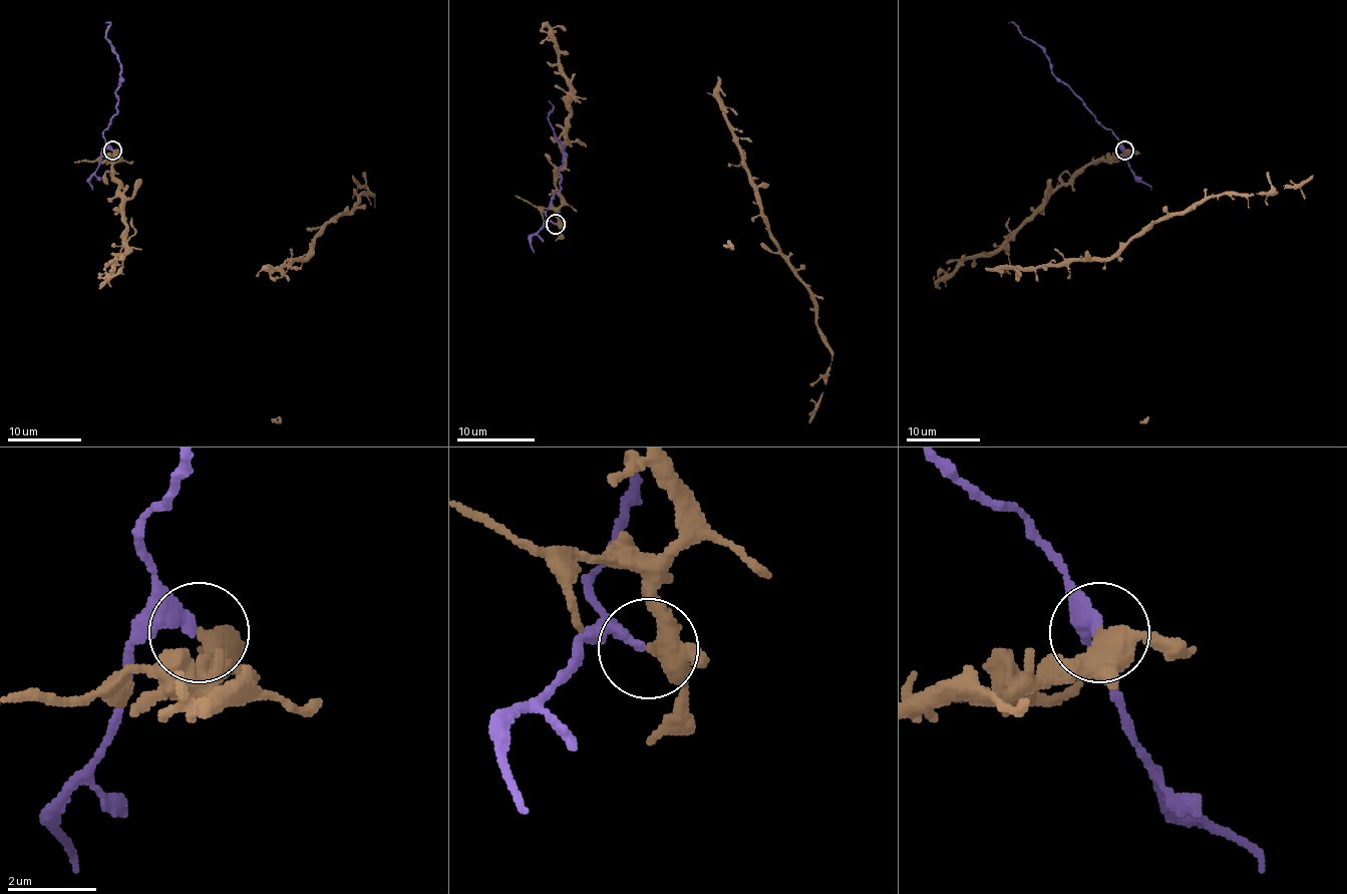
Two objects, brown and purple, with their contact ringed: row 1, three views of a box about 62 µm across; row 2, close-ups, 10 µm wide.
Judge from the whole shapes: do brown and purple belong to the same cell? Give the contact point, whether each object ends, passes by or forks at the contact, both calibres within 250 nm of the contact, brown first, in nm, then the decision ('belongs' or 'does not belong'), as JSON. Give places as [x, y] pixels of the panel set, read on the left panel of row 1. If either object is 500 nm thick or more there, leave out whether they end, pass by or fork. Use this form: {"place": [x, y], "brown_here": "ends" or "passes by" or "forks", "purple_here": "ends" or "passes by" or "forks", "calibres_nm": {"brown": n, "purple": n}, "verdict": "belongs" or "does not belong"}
{"place": [112, 150], "brown_here": "forks", "purple_here": "ends", "calibres_nm": {"brown": 320, "purple": 320}, "verdict": "does not belong"}

